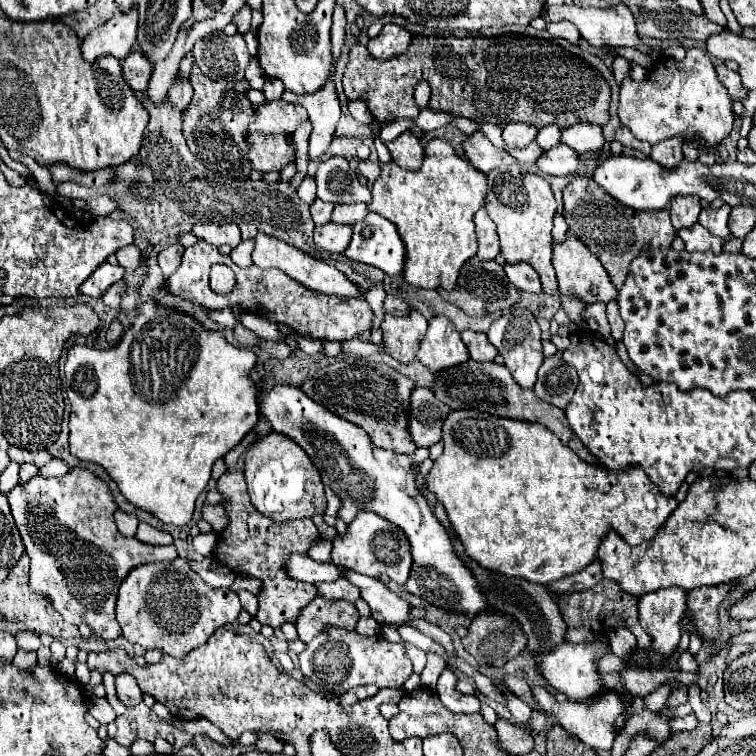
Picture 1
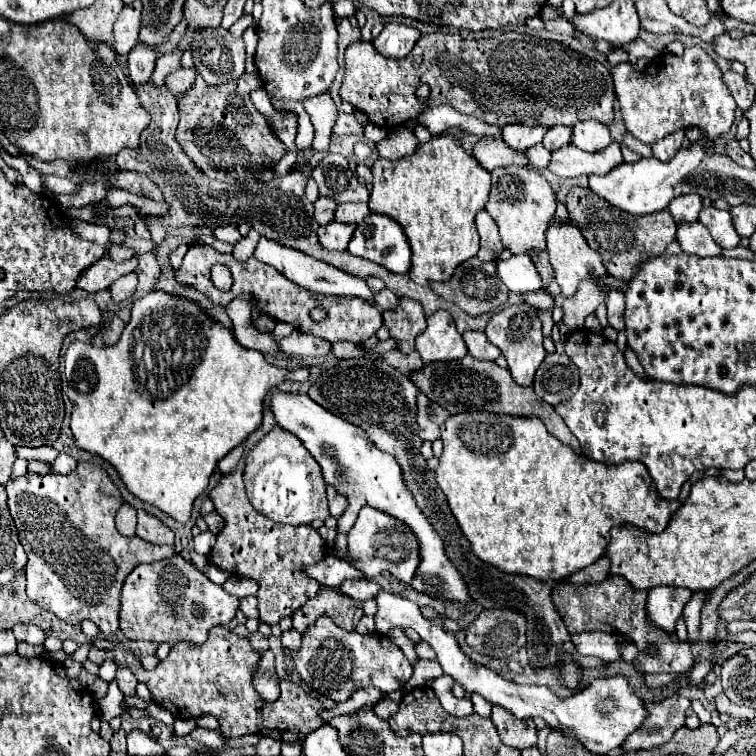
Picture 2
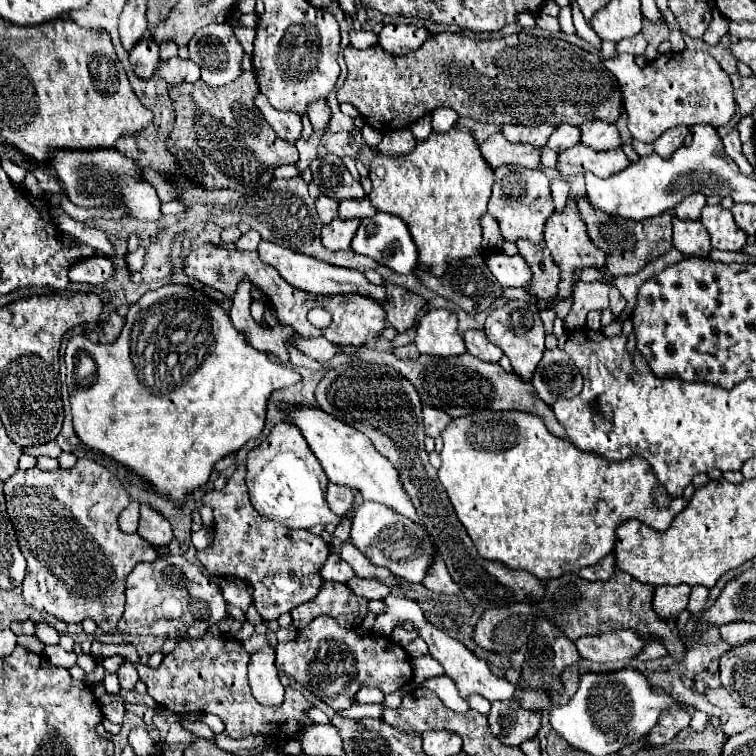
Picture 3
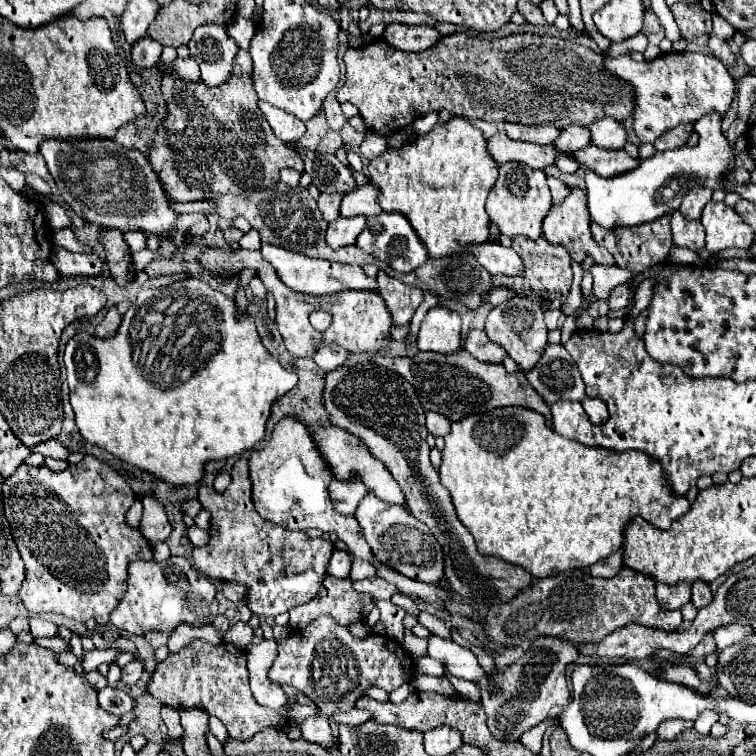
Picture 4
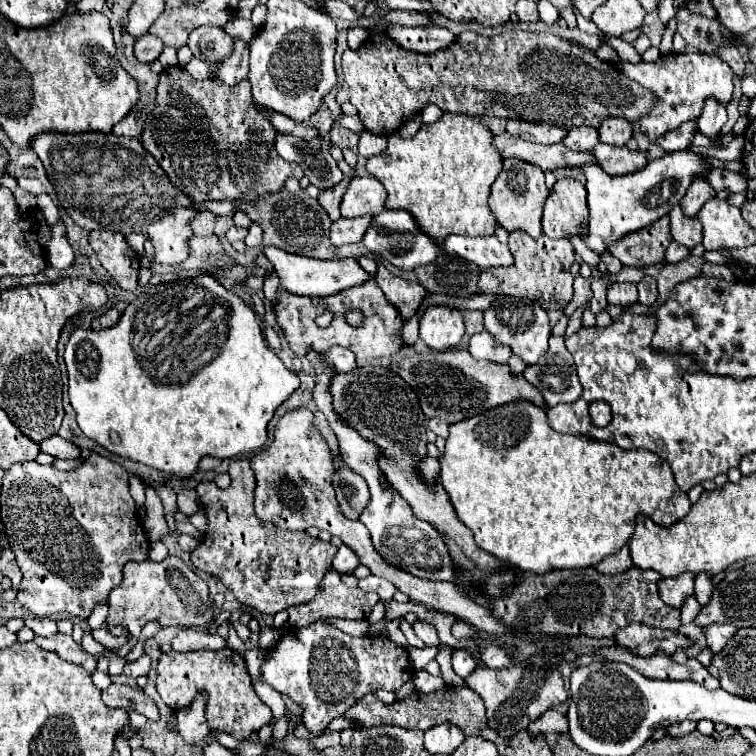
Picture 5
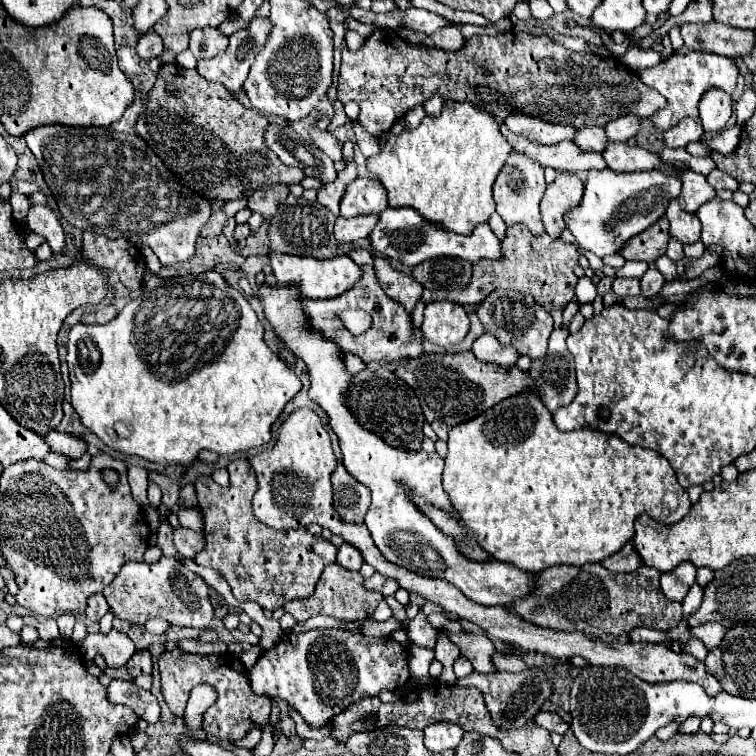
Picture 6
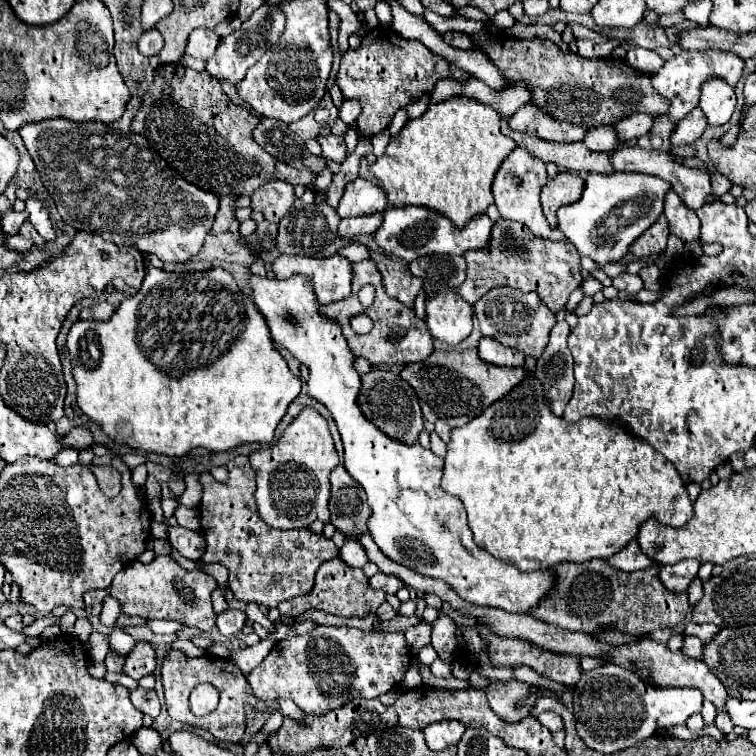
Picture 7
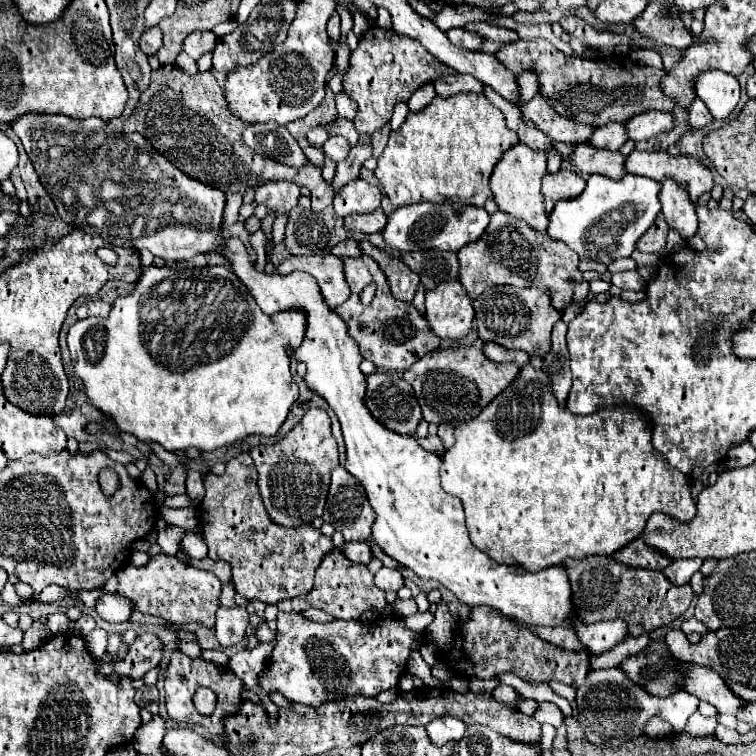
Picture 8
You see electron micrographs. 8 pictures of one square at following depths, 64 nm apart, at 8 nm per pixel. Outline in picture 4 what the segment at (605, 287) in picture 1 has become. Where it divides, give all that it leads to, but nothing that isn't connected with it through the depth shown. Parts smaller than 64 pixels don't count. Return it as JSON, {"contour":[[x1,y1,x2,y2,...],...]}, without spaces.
{"contour":[[568,186,568,196,562,200,562,204,552,204,548,216,544,218,544,238,550,244,564,244,568,248,568,252,572,254,572,260,582,264,586,260,586,254,596,260,598,264,604,266,614,266,616,262,612,260,612,256,600,248,590,232,590,216,588,216,588,206,586,206,586,190,578,188,578,186]]}

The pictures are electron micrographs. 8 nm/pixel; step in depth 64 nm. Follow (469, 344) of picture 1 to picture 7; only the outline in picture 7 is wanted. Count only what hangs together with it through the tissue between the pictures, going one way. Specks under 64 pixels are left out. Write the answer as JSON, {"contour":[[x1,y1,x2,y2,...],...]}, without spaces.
{"contour":[[482,338,480,344,478,344,478,352,480,352,480,358,484,362,490,362,490,364,512,364,512,366,516,364,516,366,524,366,524,354,520,350,504,348,500,342,496,342,492,338]]}

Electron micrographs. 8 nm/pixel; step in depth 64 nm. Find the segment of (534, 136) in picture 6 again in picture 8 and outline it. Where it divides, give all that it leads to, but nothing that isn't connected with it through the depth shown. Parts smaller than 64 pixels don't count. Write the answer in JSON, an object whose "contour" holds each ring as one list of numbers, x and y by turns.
{"contour":[[540,94,522,106,522,118,524,122,534,122,556,142,584,142,588,136,592,136,592,130,596,130,594,126,578,124,560,116]]}

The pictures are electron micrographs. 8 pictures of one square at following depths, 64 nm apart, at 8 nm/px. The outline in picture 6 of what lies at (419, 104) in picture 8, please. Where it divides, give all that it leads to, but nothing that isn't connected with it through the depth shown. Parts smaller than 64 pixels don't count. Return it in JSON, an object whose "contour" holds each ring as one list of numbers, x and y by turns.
{"contour":[[416,106,412,108,406,116,404,116,404,122,406,122,406,128,416,128,420,124,420,120,424,118,424,106]]}

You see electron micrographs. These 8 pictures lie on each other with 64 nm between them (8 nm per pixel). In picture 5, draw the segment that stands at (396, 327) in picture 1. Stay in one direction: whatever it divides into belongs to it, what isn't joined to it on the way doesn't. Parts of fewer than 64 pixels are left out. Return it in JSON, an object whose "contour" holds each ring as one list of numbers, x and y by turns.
{"contour":[[378,264,378,272,376,272,376,282,382,288,382,292,386,294,388,302,392,302,404,320,408,320,410,316,416,314,416,310,420,308,426,290,418,284,418,282,410,282,404,280,396,274,392,274,384,264]]}

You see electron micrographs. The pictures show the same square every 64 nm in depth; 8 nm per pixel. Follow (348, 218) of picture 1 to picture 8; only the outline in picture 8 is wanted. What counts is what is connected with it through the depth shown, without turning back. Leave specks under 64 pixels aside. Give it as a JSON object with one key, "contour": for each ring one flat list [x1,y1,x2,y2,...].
{"contour":[[362,178,348,182,344,188,340,188,340,192,334,196,334,212,338,216,348,216,348,214,362,214,362,212,372,212,380,206,380,198,382,192,364,182]]}

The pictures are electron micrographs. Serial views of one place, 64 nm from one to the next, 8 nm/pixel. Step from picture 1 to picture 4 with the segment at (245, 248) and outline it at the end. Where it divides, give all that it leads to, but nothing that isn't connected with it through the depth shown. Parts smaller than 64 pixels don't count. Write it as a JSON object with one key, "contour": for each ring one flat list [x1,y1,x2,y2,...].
{"contour":[[252,228,250,232,246,232,246,234,240,238,240,246,246,248,246,250,260,250,260,234]]}

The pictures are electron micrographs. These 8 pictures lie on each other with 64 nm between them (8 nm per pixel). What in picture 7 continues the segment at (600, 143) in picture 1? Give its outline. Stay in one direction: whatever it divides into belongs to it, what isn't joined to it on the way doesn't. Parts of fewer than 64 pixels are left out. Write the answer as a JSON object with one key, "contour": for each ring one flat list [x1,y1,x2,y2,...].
{"contour":[[632,114,620,122,616,122,616,132,620,140,630,140,630,138,640,138,648,136,650,130,654,128,658,116,644,116,644,114]]}

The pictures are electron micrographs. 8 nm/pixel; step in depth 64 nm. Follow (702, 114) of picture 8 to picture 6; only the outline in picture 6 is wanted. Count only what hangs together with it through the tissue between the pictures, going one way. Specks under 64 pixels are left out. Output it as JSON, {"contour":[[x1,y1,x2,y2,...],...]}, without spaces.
{"contour":[[688,116,688,120,682,120,680,124,664,132,662,140,668,148,684,148,690,142,698,142,702,136,704,136,704,128,700,128,700,118]]}

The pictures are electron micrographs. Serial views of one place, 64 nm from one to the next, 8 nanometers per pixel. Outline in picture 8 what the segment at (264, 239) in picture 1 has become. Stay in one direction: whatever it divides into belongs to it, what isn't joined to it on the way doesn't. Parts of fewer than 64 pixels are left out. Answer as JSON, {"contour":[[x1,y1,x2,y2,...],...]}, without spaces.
{"contour":[[334,254,326,256,292,256,278,266,280,274,290,274,294,270,308,272,318,280,322,296,330,308,336,308,350,296,350,288,344,280,344,266,342,260]]}

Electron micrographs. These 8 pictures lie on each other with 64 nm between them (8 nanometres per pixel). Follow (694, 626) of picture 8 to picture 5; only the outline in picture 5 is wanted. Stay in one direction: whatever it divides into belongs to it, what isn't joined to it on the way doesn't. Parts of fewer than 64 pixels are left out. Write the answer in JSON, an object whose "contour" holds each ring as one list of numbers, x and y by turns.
{"contour":[[710,624,708,628,702,628,702,632,704,632,704,636,706,636,708,648,716,654,716,652,720,652,720,650,724,648,724,644,726,644,728,638,736,632,736,628,734,628,734,626,728,626,728,624,724,624,724,626,720,626,720,624]]}

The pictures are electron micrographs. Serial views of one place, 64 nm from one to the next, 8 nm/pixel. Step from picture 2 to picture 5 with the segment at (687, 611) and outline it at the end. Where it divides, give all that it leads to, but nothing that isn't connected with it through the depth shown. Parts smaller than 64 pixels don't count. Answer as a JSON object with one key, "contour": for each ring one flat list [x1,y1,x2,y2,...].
{"contour":[[696,576,696,586,694,586,694,596,698,598,698,602,704,606,710,600,712,594,712,578,710,576]]}

